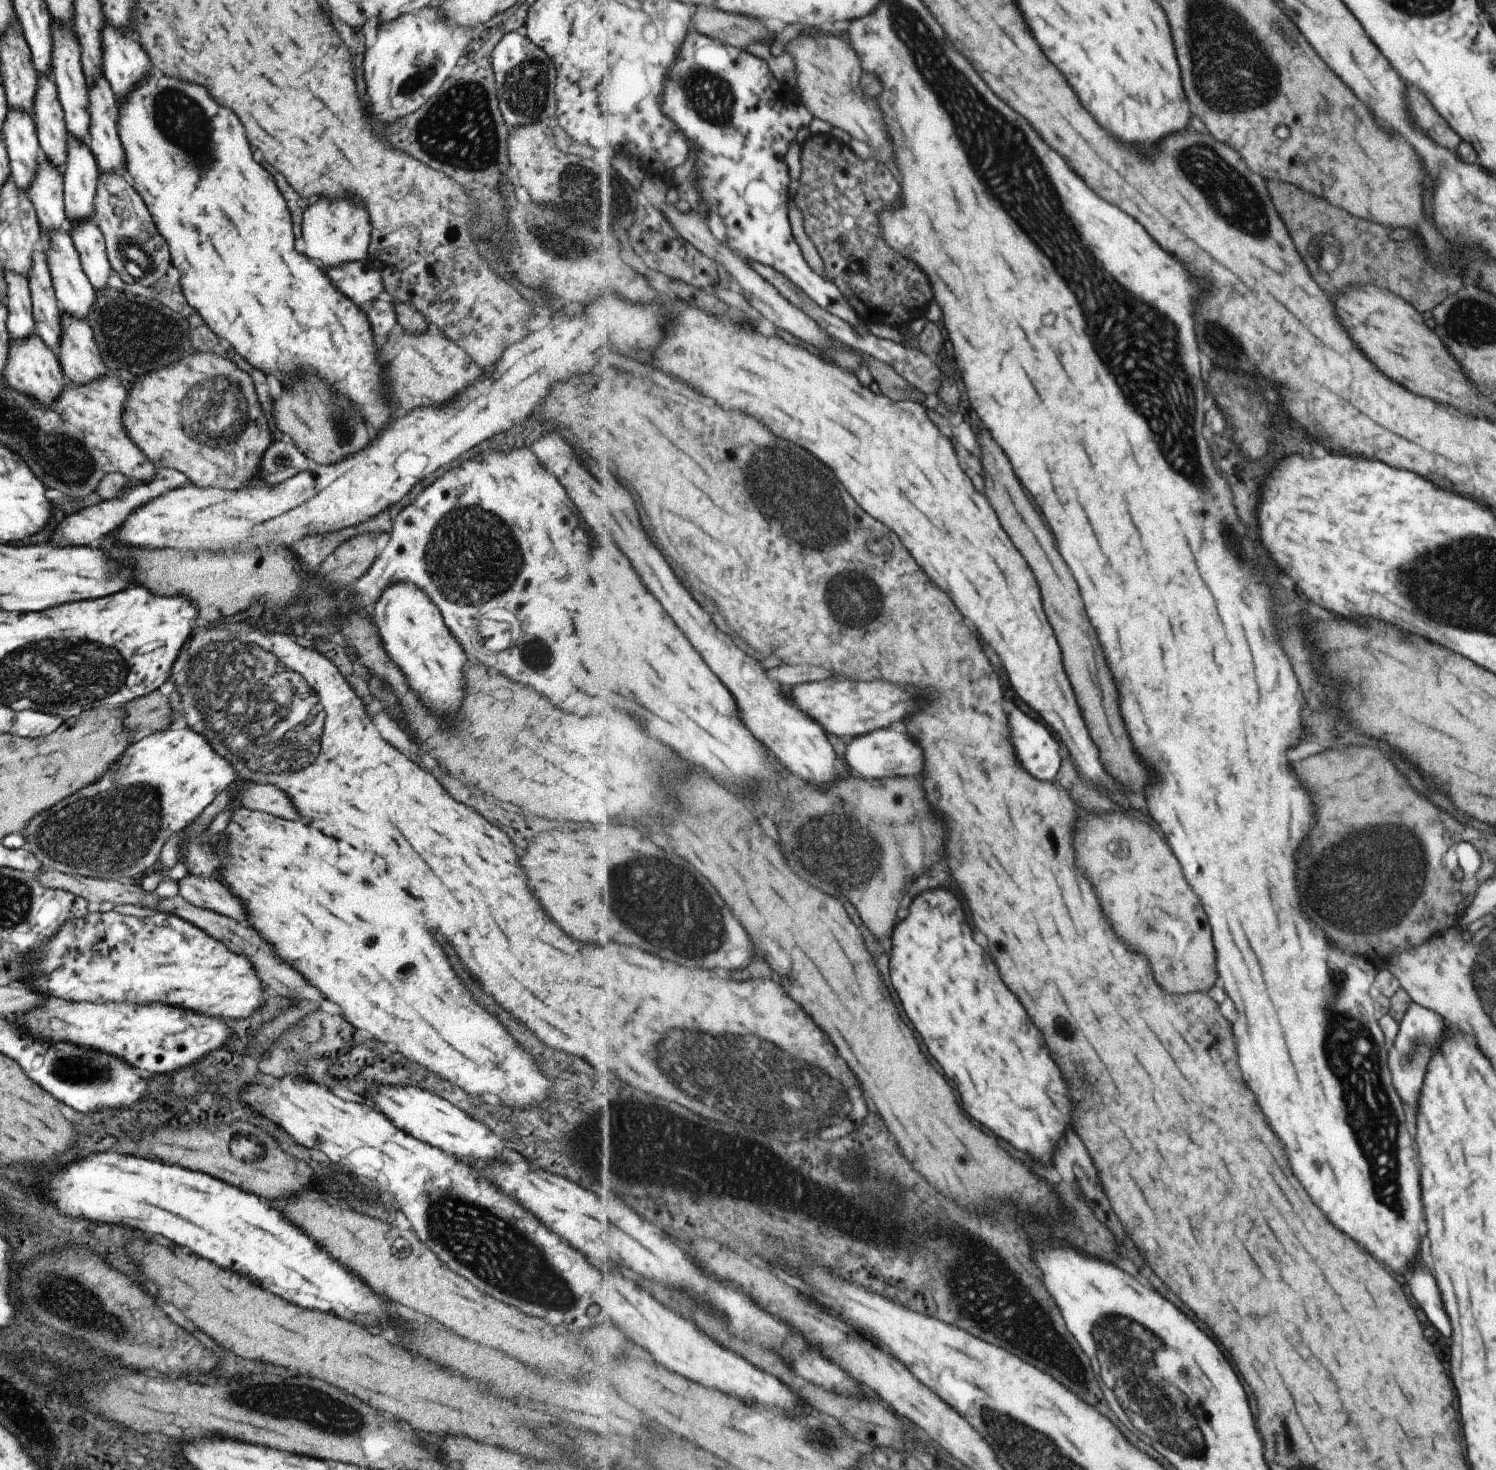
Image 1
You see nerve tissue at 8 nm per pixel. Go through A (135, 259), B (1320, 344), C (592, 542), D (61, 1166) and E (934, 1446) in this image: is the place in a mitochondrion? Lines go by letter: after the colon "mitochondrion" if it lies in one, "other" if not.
A: mitochondrion
B: other
C: other
D: other
E: other

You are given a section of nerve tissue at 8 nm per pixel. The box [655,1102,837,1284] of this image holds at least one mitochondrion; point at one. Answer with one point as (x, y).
(694, 1172)

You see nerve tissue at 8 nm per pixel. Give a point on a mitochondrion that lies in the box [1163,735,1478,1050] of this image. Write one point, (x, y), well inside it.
(1362, 883)

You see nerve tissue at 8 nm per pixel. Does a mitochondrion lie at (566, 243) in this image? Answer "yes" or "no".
yes

